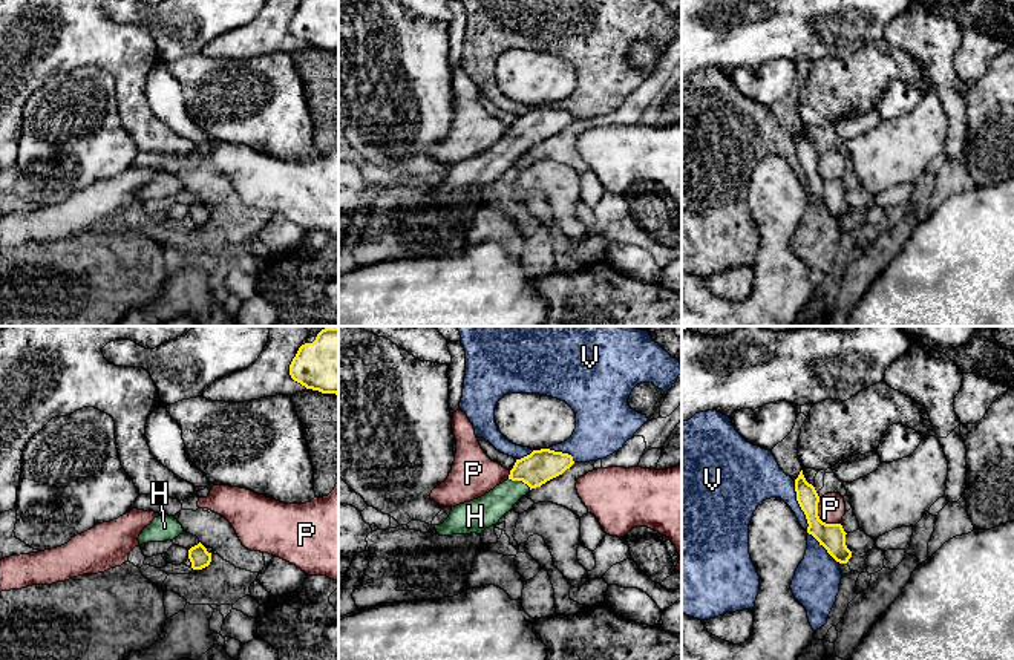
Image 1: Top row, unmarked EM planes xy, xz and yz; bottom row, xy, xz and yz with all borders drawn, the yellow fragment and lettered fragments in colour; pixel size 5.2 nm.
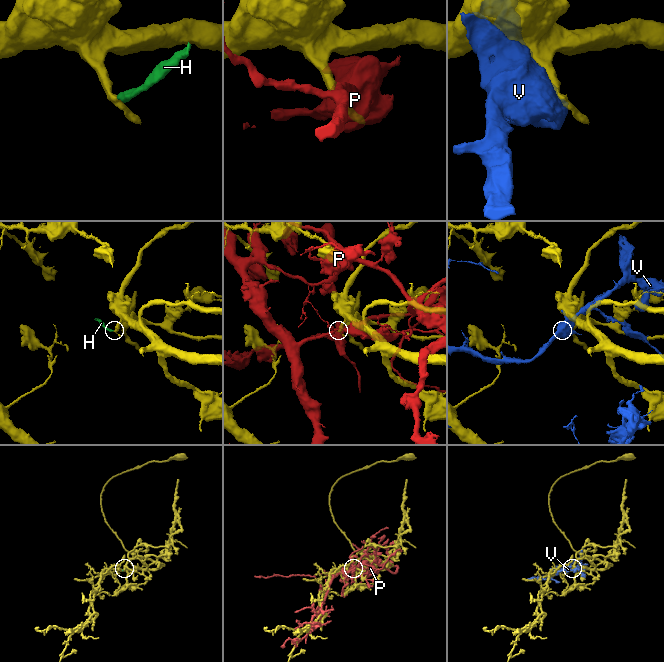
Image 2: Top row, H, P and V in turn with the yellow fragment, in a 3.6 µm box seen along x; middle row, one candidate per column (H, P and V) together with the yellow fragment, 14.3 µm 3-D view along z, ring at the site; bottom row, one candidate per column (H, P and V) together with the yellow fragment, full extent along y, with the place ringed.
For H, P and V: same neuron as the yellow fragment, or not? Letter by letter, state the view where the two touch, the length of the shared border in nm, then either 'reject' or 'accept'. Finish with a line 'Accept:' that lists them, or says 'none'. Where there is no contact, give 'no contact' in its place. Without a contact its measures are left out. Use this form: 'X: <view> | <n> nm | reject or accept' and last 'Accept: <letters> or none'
H: xz | 130 nm | accept
P: yz | 180 nm | reject
V: yz | 500 nm | reject
Accept: H

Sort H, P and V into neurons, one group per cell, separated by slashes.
H / P / V

